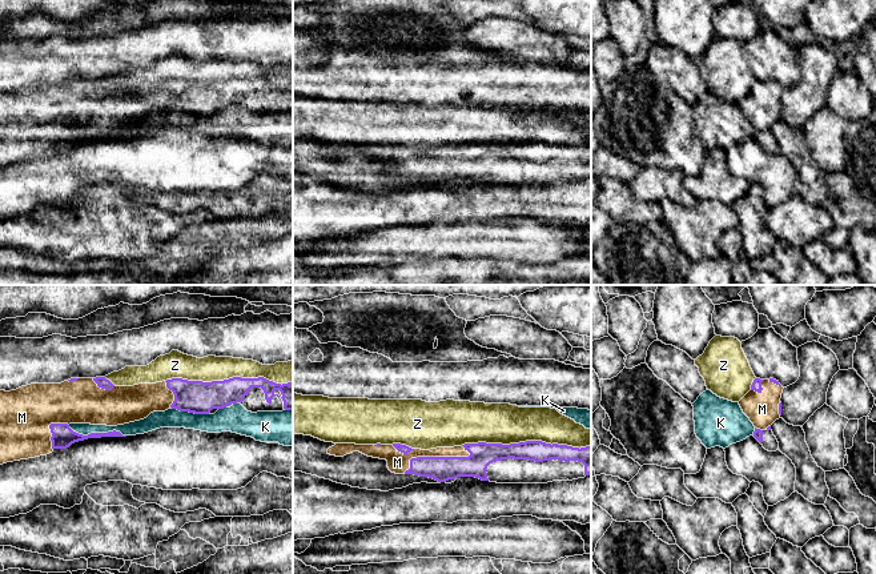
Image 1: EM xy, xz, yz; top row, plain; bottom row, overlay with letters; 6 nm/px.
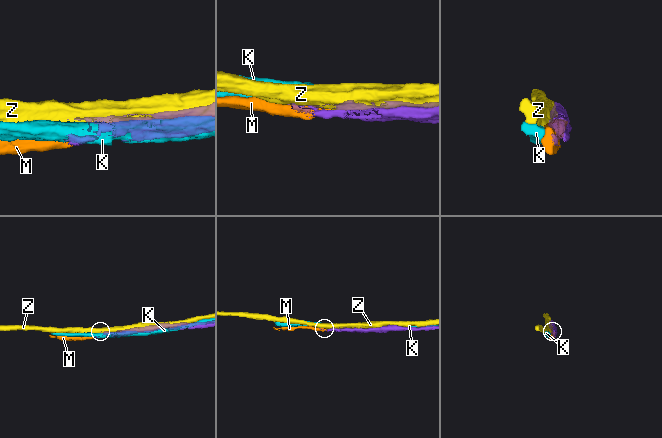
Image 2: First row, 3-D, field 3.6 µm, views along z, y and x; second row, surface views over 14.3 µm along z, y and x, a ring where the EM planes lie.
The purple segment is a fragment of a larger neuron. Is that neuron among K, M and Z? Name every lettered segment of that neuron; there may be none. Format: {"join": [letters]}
{"join": ["M"]}

